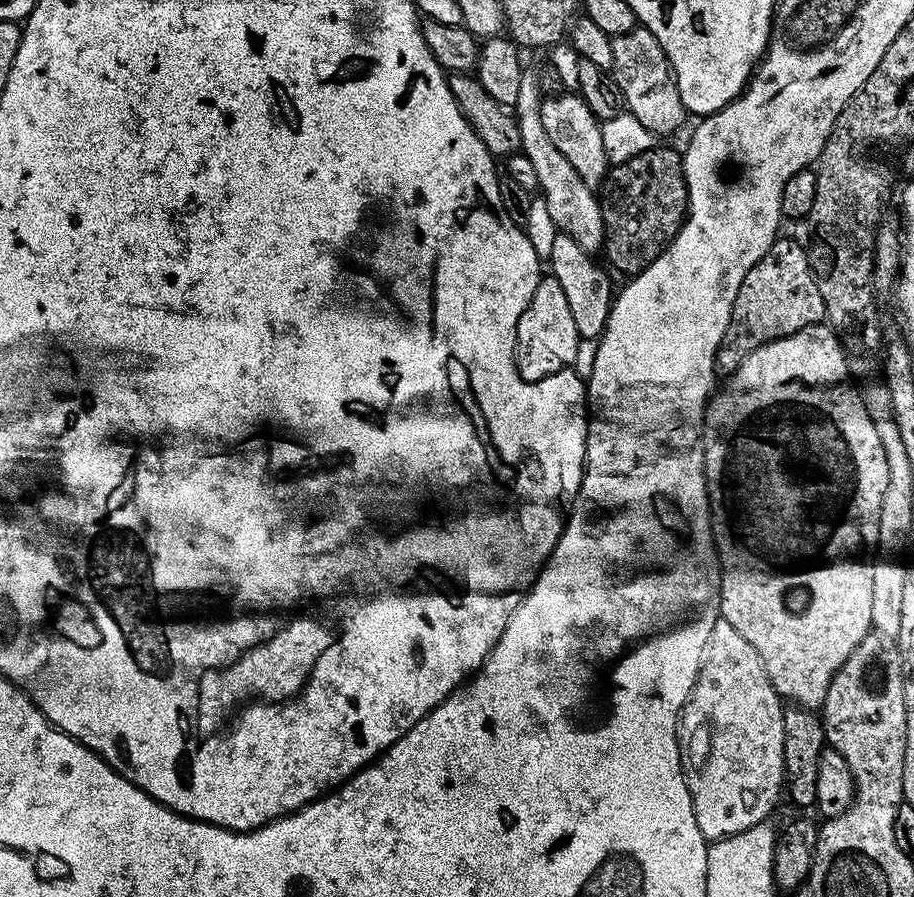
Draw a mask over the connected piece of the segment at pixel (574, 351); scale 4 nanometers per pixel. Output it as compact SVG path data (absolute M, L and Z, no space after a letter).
M551 274L541 275L538 290L530 298L530 306L518 318L516 331L516 369L523 380L538 380L571 369L580 356L582 339L574 324L573 313L561 283Z

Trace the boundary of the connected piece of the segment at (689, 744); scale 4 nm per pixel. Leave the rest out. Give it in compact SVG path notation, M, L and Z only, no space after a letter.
M717 619L704 647L704 661L700 663L696 685L684 704L678 725L682 771L688 778L692 809L705 840L721 840L742 834L742 830L750 830L755 824L765 823L780 796L782 800L786 788L782 758L784 709L781 696L774 690L762 666L762 658L758 658L758 650L754 650L730 622Z

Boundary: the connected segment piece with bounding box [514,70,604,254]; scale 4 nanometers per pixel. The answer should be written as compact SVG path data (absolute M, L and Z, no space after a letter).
M526 70L522 74L522 86L518 86L518 102L514 106L514 115L518 122L520 135L520 151L534 166L540 187L539 195L544 195L544 208L552 219L553 229L569 235L578 242L582 250L596 254L604 247L604 227L602 226L602 210L597 193L586 182L582 182L582 174L570 166L569 160L562 155L562 150L550 142L546 130L542 127L540 105L542 97L536 72Z

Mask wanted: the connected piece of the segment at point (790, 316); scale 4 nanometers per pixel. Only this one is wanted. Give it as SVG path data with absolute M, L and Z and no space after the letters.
M781 235L766 250L766 254L742 278L742 286L738 286L738 298L734 298L734 310L730 314L730 326L726 326L726 334L720 343L720 349L716 355L716 370L720 374L731 374L743 360L758 346L768 344L783 336L794 334L806 326L814 326L821 323L826 317L826 302L820 293L820 282L817 273L812 273L808 265L808 252L796 240Z

